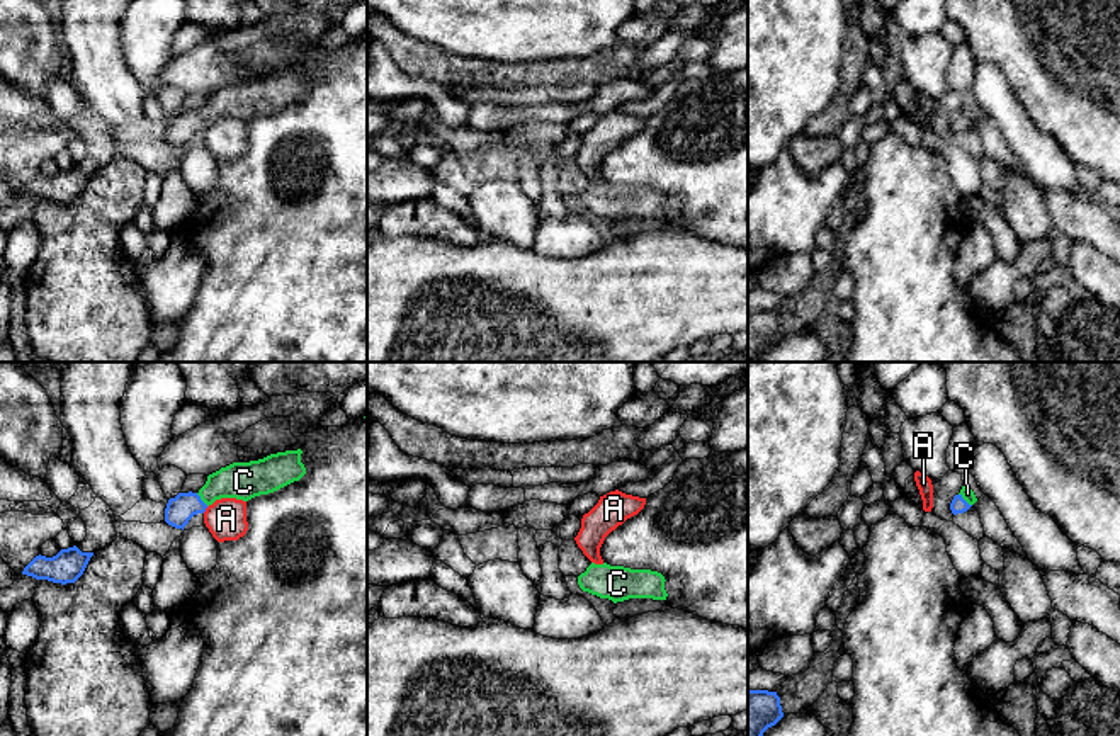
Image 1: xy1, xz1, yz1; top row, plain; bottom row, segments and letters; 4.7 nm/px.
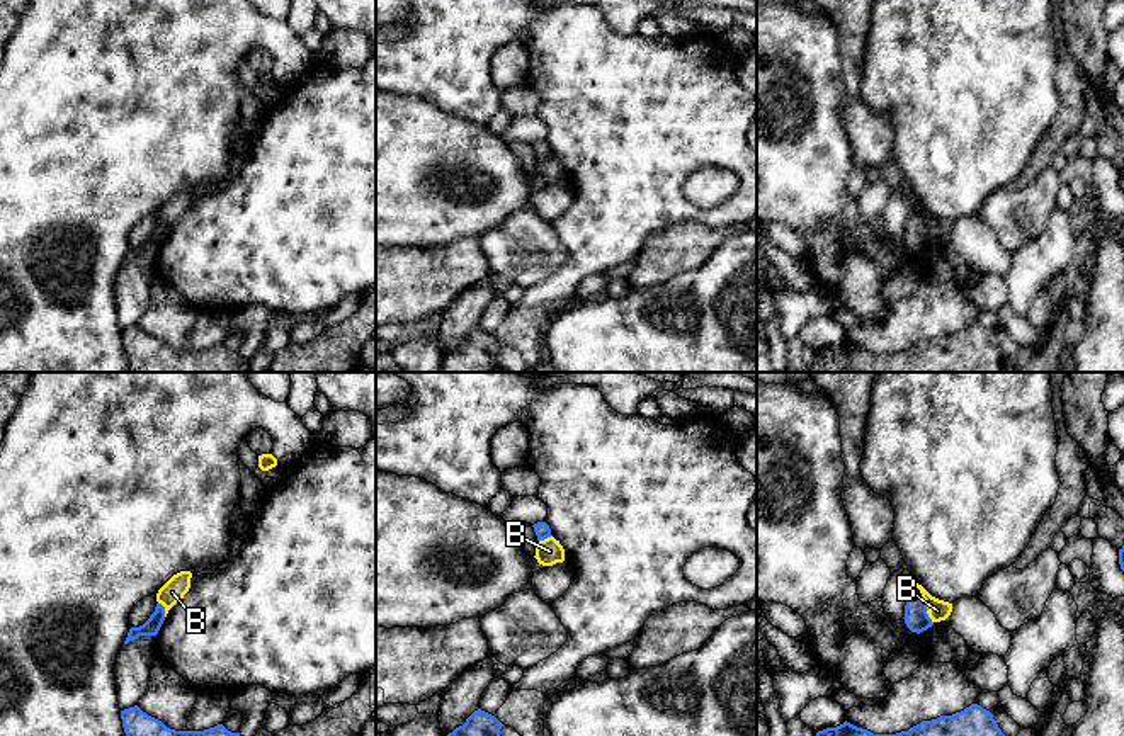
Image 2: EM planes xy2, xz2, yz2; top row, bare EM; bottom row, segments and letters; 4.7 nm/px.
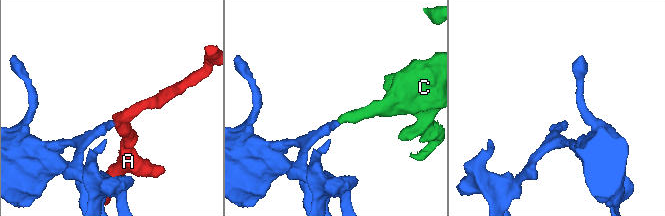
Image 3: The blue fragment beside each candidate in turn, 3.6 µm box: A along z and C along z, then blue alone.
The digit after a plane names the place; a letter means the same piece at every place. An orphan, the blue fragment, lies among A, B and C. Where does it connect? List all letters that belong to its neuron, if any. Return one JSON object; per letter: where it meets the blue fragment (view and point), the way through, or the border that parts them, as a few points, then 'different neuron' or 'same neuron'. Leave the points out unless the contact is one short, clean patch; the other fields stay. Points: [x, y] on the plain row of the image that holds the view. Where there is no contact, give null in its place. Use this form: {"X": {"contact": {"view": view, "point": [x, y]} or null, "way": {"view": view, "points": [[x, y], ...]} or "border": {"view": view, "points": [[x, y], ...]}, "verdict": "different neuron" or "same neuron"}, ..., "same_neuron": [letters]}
{"A": {"contact": {"view": "xy1", "point": [204, 130]}, "border": {"view": "xy1", "points": [[208, 126], [203, 131]]}, "verdict": "different neuron"}, "B": {"contact": {"view": "yz2", "point": [927, 228]}, "border": {"view": "yz2", "points": [[920, 216], [932, 242]]}, "verdict": "different neuron"}, "C": {"contact": {"view": "yz1", "point": [964, 119]}, "way": {"view": "yz1", "points": [[959, 124], [964, 119], [967, 113]]}, "verdict": "same neuron"}, "same_neuron": ["C"]}

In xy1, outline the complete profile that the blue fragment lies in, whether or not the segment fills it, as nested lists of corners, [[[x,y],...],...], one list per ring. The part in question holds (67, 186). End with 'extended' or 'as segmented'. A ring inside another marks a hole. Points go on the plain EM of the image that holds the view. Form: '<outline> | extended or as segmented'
[[[76,165],[61,168],[56,175],[36,175],[22,194],[53,202],[75,202],[85,190],[93,172],[82,172]]] | as segmented

